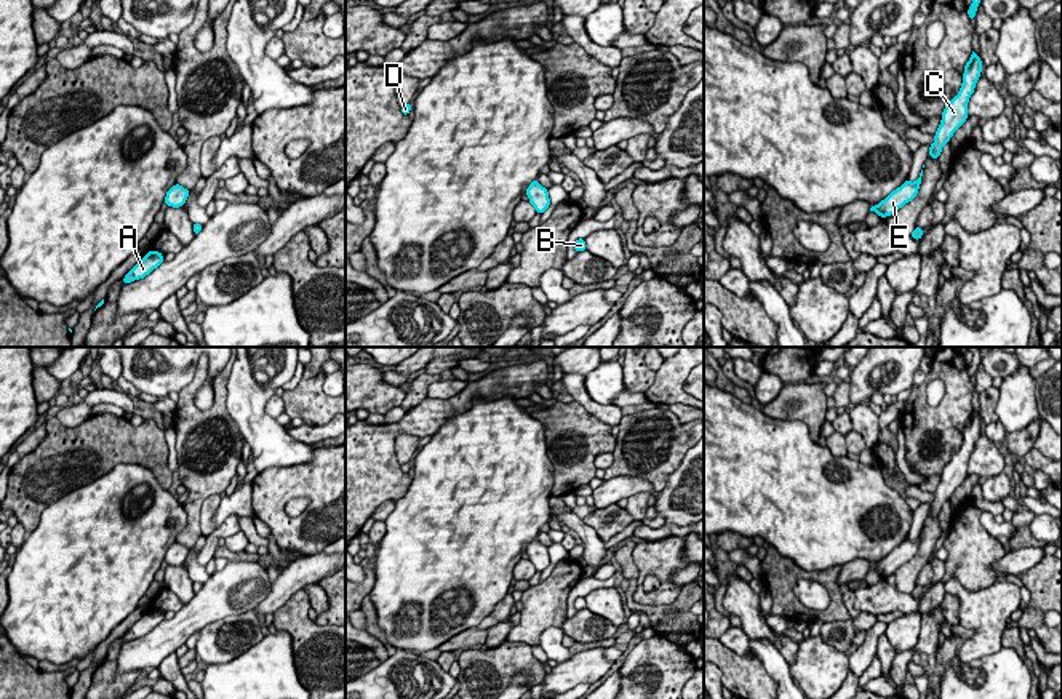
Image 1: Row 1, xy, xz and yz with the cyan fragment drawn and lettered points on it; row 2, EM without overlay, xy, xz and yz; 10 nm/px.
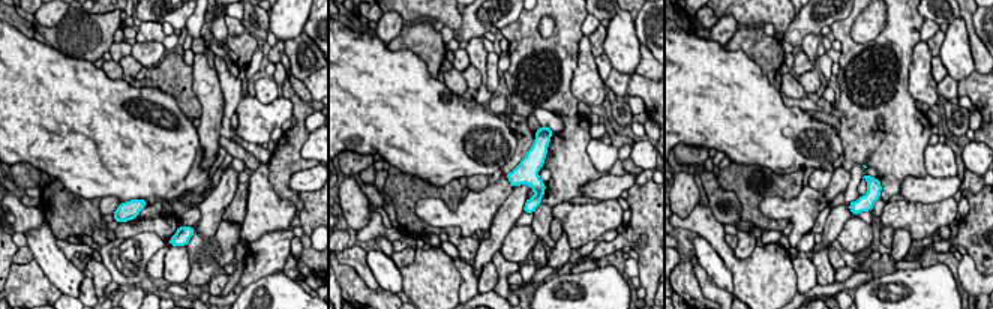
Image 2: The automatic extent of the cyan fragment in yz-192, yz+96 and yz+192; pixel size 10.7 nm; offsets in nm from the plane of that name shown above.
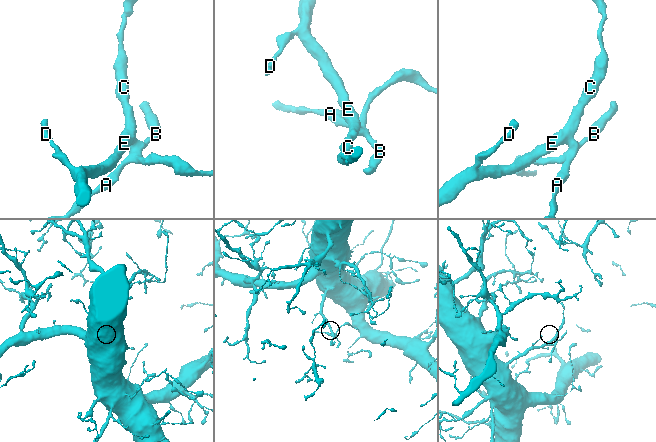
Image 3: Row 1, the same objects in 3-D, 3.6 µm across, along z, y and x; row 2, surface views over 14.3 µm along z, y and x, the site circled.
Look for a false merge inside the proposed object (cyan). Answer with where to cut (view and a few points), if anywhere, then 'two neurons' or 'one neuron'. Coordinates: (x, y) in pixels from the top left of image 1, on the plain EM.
cut none; one neuron

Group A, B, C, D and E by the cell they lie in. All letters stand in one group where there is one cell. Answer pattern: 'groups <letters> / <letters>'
groups A B C D E

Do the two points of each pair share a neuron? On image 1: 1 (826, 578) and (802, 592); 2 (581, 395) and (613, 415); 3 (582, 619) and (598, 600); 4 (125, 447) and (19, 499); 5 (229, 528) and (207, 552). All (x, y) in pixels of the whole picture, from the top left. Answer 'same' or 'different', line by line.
1: different
2: same
3: different
4: same
5: same

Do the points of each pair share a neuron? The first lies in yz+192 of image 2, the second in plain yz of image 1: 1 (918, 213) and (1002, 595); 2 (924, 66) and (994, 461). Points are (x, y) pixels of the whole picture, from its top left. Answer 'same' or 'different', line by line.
1: same
2: same

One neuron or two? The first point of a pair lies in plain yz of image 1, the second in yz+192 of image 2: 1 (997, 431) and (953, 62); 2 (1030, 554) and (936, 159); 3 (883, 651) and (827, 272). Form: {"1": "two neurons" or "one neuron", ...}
{"1": "two neurons", "2": "two neurons", "3": "two neurons"}

